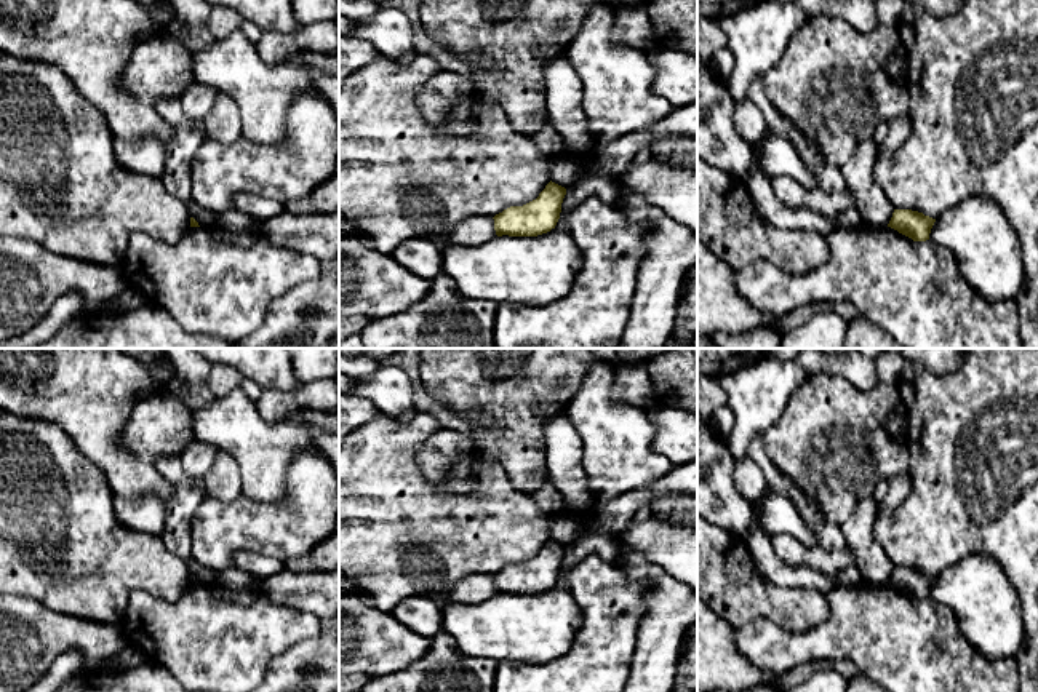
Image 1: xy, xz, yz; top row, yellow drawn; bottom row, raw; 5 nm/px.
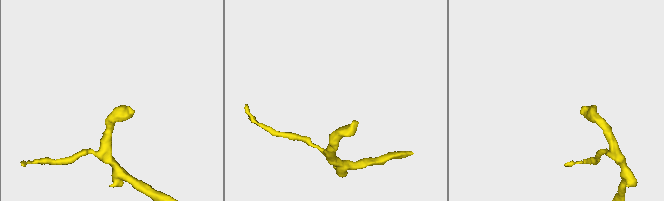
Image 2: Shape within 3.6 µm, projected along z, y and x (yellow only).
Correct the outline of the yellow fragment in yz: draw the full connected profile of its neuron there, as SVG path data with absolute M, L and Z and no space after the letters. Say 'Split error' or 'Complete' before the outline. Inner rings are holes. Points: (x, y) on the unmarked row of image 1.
Complete. M894 567L888 585L912 596L913 599L929 598L936 577L912 567Z

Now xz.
Complete. M550 539L536 558L496 572L496 593L537 595L550 590L560 577L565 553L566 547Z

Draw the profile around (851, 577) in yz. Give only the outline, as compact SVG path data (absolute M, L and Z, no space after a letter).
M849 566L846 569L838 571L835 574L835 580L838 587L848 588L864 587L864 579L857 566Z

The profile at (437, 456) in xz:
M451 428L435 432L417 451L417 463L424 478L430 483L441 483L472 447L473 441L461 432Z

